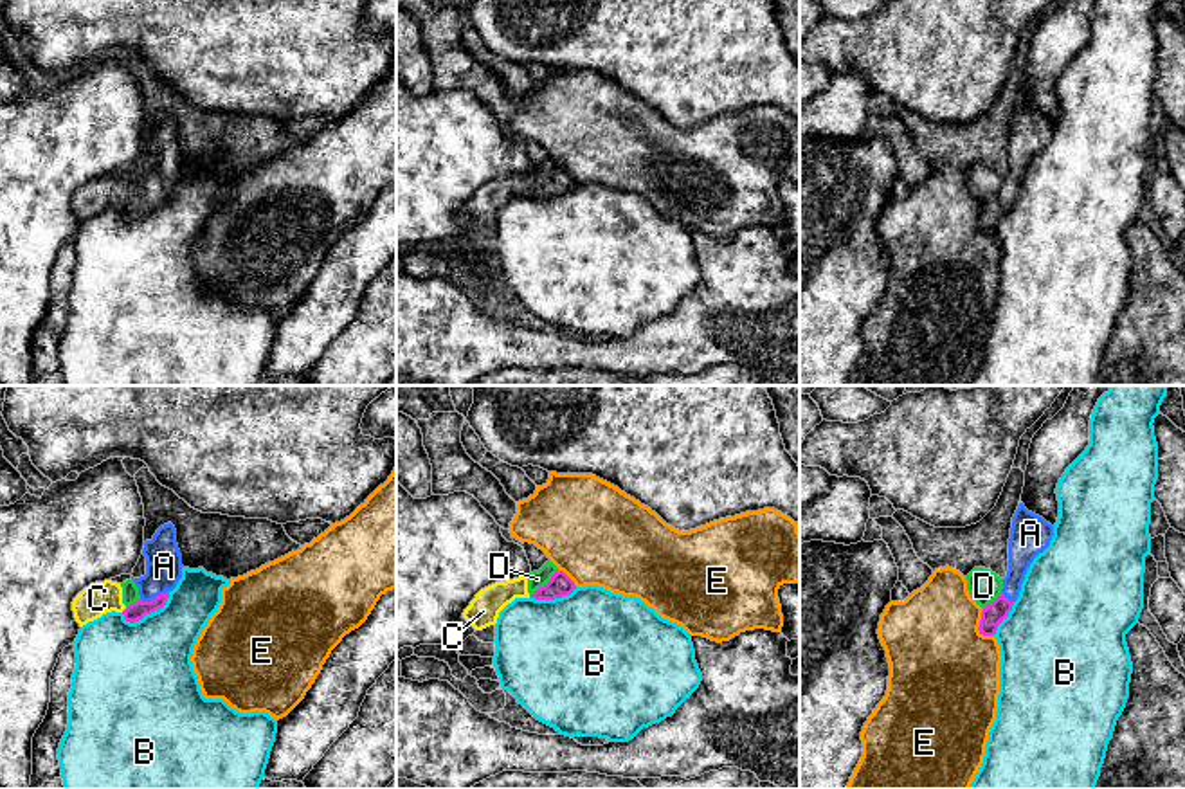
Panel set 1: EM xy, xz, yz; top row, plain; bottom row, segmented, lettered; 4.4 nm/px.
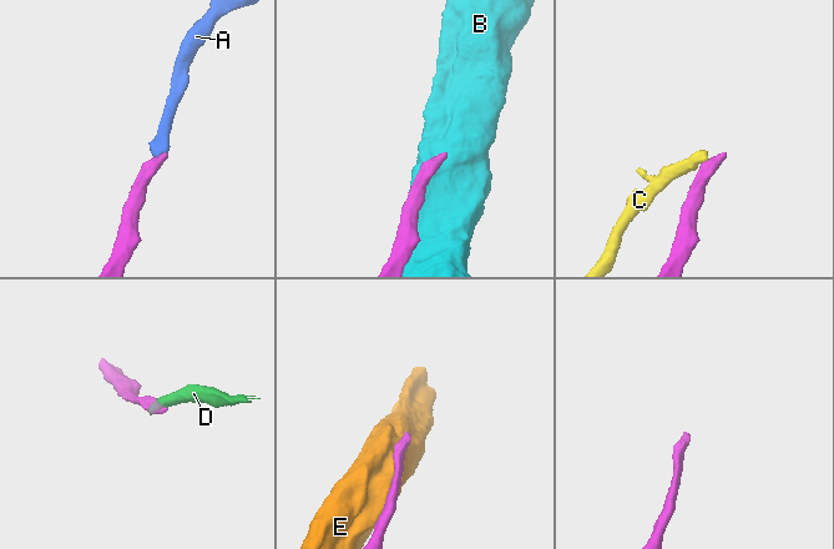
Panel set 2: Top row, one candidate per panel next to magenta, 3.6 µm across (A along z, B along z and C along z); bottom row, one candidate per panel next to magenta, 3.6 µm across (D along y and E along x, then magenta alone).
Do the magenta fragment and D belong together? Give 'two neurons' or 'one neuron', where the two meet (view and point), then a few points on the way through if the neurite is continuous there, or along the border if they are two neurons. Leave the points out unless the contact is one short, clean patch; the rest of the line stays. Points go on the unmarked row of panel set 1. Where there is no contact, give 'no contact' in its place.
two neurons; meets magenta in xz at (546, 181); border along xz (557, 166), (530, 191)

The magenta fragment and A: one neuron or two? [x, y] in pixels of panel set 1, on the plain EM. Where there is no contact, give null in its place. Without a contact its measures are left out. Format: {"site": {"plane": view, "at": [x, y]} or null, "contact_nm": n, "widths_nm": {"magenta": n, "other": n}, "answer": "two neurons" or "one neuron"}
{"site": {"plane": "xy", "at": [155, 193]}, "contact_nm": 140, "widths_nm": {"magenta": 80, "other": 160}, "answer": "one neuron"}

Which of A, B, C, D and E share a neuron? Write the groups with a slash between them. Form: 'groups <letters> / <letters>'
groups A / B / C D / E

